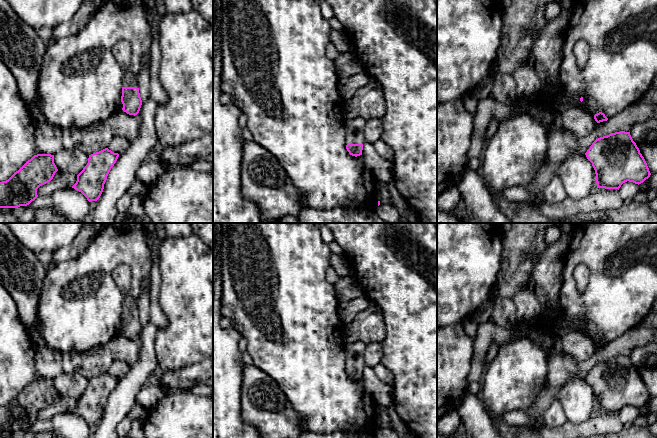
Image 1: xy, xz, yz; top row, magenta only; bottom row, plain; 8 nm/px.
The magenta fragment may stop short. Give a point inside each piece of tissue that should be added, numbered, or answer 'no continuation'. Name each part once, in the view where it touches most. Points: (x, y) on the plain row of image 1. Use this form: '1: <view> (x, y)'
1: xz (354, 352)

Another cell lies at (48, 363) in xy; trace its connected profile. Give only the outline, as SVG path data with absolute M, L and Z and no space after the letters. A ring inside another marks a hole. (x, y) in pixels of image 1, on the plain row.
M45 345L36 347L34 366L35 379L55 379L64 373L62 369L62 353L52 350Z

